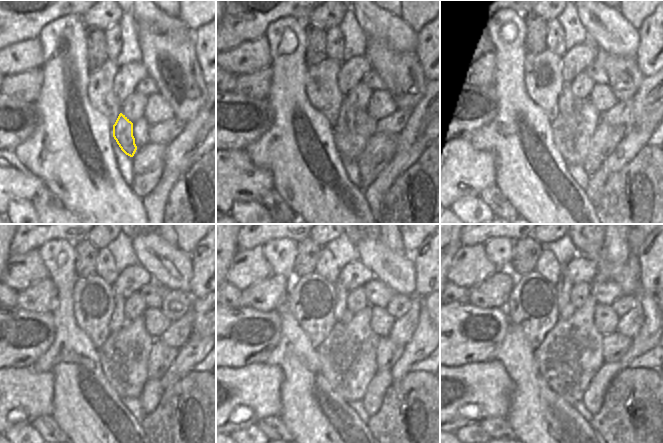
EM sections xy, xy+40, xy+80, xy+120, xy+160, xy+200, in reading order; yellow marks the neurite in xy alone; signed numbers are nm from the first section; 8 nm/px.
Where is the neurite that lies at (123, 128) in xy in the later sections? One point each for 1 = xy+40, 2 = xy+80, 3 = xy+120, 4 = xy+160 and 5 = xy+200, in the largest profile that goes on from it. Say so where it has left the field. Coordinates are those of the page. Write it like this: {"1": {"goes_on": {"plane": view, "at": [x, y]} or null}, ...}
{"1": {"goes_on": {"plane": "xy+40", "at": [346, 122]}}, "2": {"goes_on": {"plane": "xy+80", "at": [566, 102]}}, "3": {"goes_on": {"plane": "xy+120", "at": [118, 319]}}, "4": {"goes_on": {"plane": "xy+160", "at": [341, 293]}}, "5": {"goes_on": {"plane": "xy+200", "at": [564, 286]}}}

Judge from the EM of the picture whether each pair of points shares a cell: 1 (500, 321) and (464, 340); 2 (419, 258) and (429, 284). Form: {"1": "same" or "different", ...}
{"1": "same", "2": "same"}

